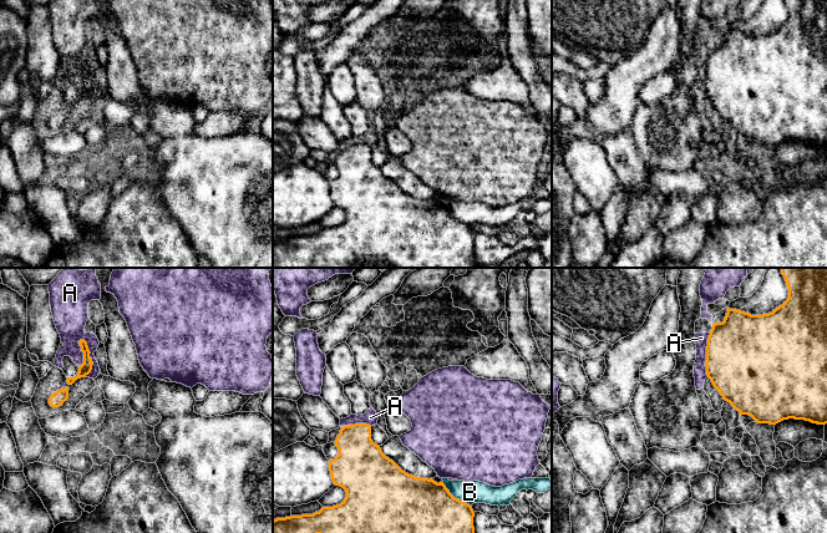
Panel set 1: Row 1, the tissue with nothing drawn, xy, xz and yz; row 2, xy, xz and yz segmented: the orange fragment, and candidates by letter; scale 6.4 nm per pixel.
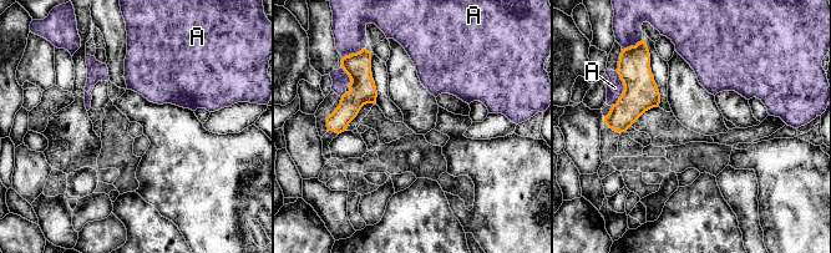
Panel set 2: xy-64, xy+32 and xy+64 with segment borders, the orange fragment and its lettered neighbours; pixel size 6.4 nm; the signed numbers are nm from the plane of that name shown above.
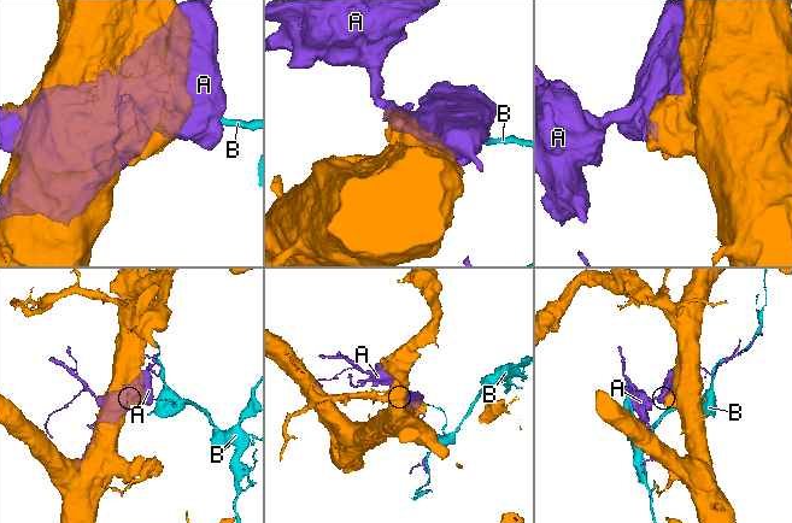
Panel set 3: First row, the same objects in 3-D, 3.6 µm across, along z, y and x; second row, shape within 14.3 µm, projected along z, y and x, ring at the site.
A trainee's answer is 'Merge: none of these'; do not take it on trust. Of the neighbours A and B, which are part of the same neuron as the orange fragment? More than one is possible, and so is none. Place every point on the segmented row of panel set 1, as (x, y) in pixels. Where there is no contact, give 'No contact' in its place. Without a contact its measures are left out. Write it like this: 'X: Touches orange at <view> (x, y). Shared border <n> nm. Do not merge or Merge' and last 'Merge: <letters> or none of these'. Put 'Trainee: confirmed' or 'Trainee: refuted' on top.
Trainee: confirmed
A: Touches orange at xy (89, 356). Shared border 240 nm. Do not merge
B: Touches orange at xz (453, 497). Shared border 240 nm. Do not merge
Merge: none of these

